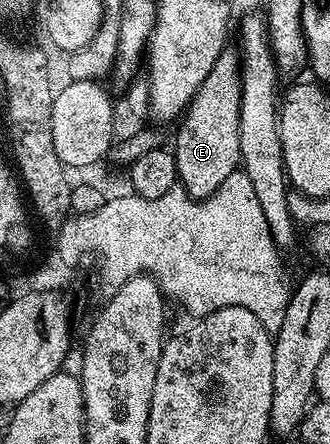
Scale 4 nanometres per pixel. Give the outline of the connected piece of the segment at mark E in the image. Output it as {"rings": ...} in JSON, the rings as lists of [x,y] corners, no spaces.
{"rings":[[[227,47],[220,51],[220,59],[212,63],[208,79],[200,83],[196,95],[186,108],[178,134],[174,137],[172,152],[181,188],[195,201],[211,197],[228,179],[239,172],[240,155],[240,99],[242,98],[242,59],[239,50]]]}

